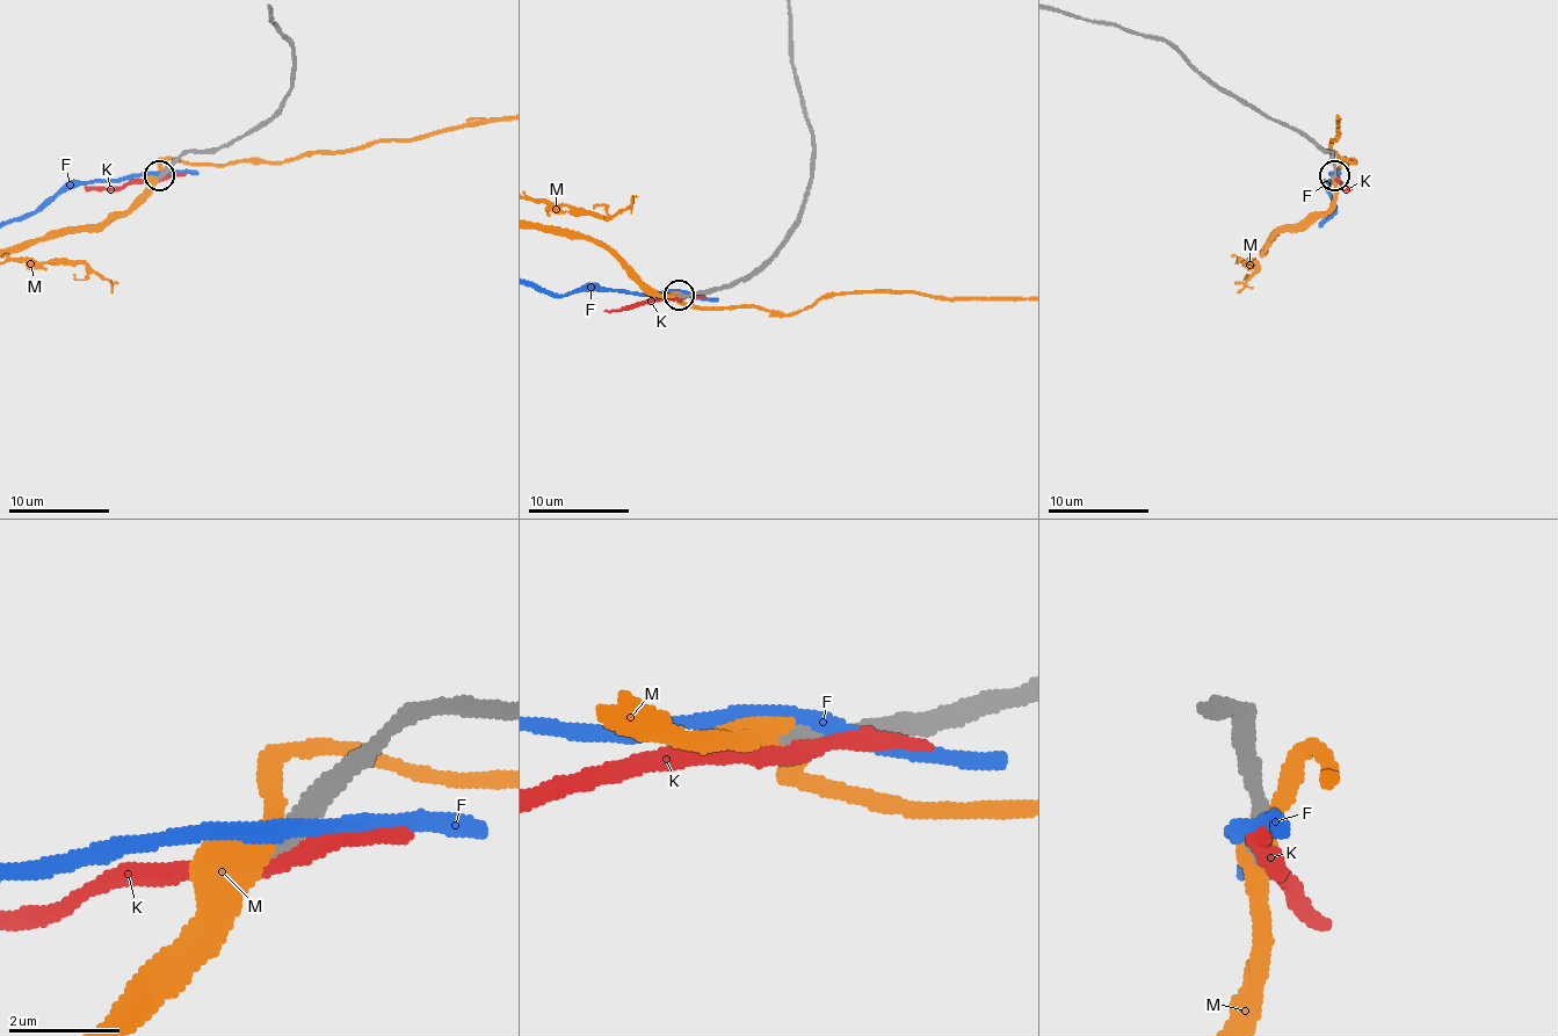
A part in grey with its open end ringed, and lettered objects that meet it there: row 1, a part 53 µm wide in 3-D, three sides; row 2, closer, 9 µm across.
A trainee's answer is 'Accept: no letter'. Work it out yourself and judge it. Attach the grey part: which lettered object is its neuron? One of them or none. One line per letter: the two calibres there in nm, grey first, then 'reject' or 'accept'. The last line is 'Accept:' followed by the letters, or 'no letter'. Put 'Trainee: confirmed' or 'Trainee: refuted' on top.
Trainee: refuted
F: calibres 440 and 340 nm; reject
K: calibres 400 and 320 nm; reject
M: calibres 400 and 480 nm; accept
Accept: M

